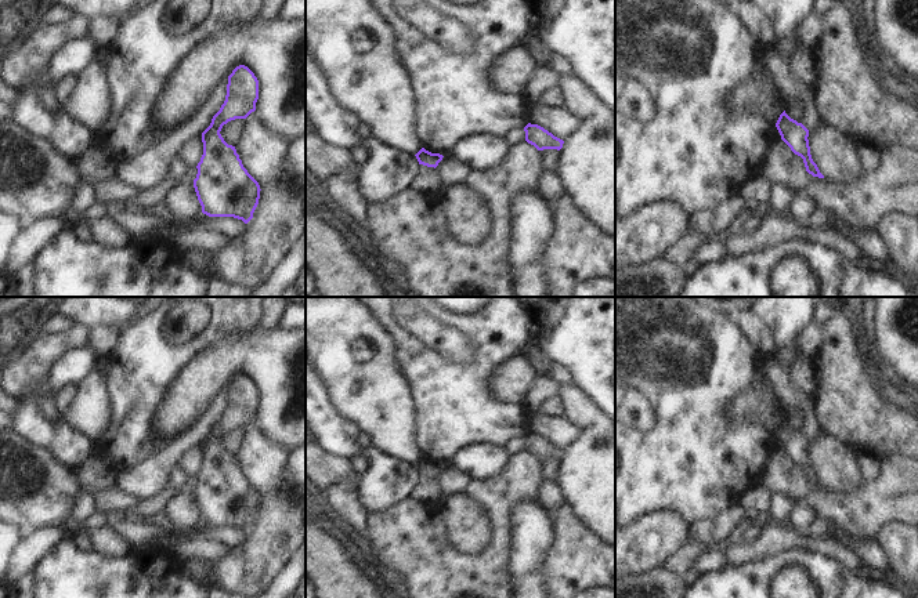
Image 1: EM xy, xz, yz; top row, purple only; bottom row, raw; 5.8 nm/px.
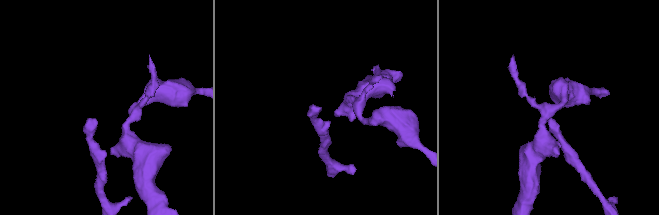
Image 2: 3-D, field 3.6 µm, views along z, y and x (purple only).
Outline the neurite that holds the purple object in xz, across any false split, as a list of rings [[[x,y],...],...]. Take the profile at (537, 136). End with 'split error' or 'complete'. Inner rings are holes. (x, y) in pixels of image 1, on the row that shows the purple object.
[[[528,123],[524,127],[525,131],[525,141],[531,145],[534,145],[538,151],[543,149],[557,149],[560,151],[563,148],[564,141],[554,137],[552,133],[545,130],[543,127],[538,124]]]; complete

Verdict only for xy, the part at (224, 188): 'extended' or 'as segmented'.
as segmented

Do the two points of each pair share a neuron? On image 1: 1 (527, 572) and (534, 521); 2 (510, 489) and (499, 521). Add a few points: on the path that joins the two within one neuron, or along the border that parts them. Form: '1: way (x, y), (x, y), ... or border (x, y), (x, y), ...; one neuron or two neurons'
1: way (527, 560), (531, 533); one neuron
2: way (503, 497), (499, 502), (499, 513); one neuron

